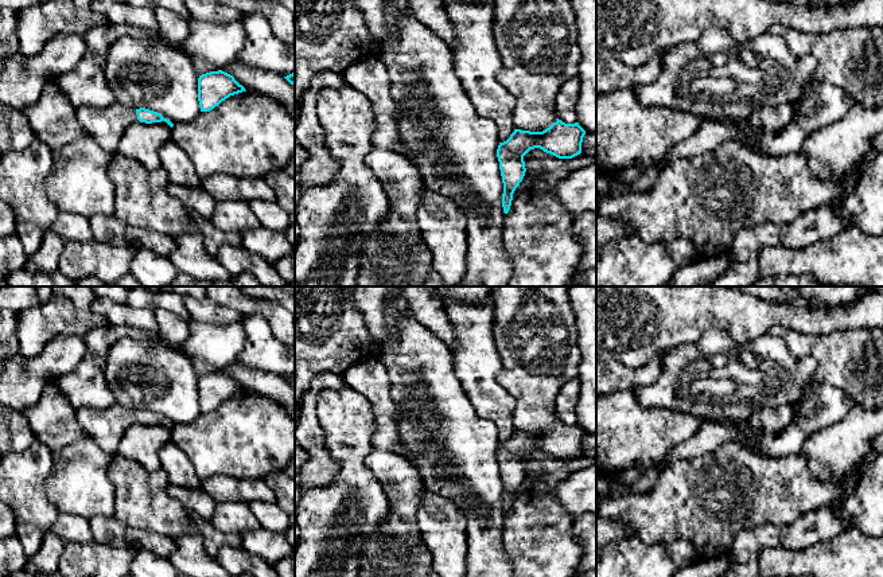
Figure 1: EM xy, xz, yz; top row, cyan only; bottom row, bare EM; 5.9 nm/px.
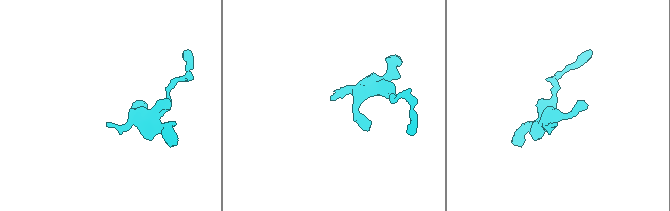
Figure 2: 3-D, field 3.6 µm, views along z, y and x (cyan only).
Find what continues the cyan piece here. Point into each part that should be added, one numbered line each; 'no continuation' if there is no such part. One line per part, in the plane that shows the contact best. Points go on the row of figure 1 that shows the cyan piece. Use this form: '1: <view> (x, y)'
1: xy (105, 125)

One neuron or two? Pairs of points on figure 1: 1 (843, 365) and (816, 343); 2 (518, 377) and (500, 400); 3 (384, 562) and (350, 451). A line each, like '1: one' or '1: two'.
1: one
2: two
3: two

